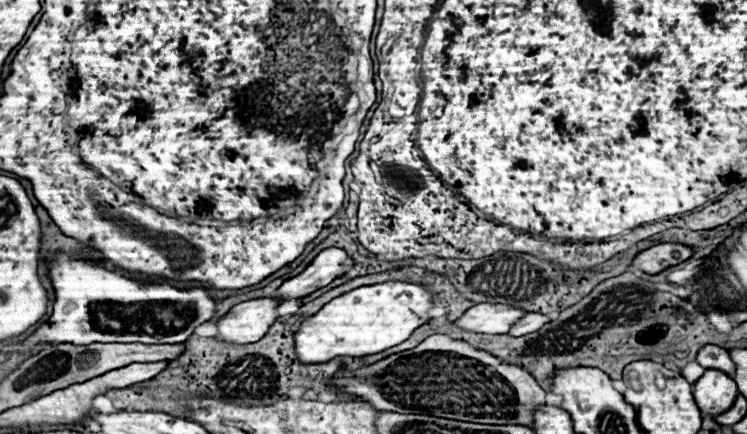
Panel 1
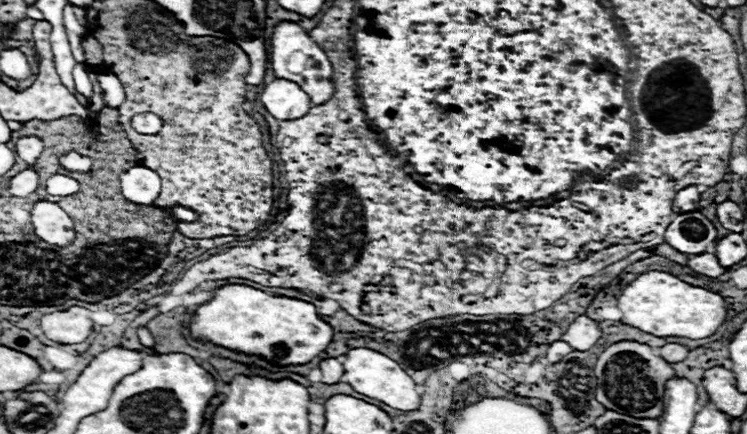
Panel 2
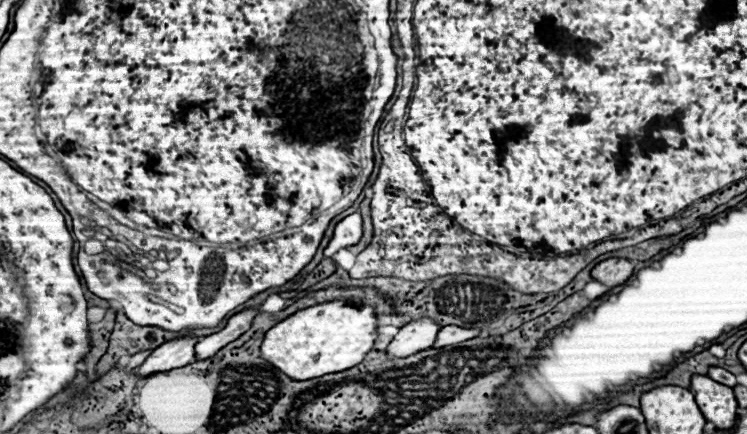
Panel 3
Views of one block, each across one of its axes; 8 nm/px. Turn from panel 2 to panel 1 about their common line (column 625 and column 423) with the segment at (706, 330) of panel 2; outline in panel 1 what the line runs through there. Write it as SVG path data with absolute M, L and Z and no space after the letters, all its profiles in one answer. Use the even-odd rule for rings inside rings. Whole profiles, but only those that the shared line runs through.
M382 282L372 286L360 286L350 290L328 304L324 304L314 316L310 316L294 334L294 348L298 360L304 364L330 362L336 356L370 356L386 348L392 348L428 322L428 308L432 296L418 284L408 282Z

